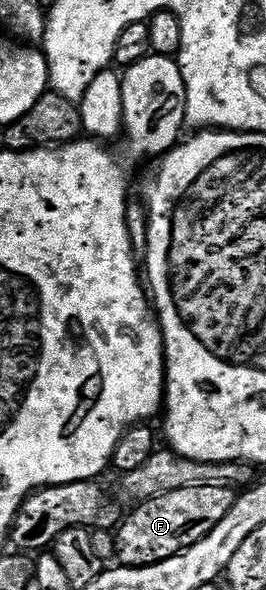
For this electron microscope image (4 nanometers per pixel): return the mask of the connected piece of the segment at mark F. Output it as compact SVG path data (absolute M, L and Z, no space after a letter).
M191 486L190 488L178 488L178 492L166 492L166 496L158 496L149 502L139 503L132 515L121 521L116 534L116 554L121 566L153 566L170 556L174 556L180 550L190 548L190 544L198 544L202 536L206 536L218 524L222 524L222 516L230 512L236 503L237 491L230 486Z

